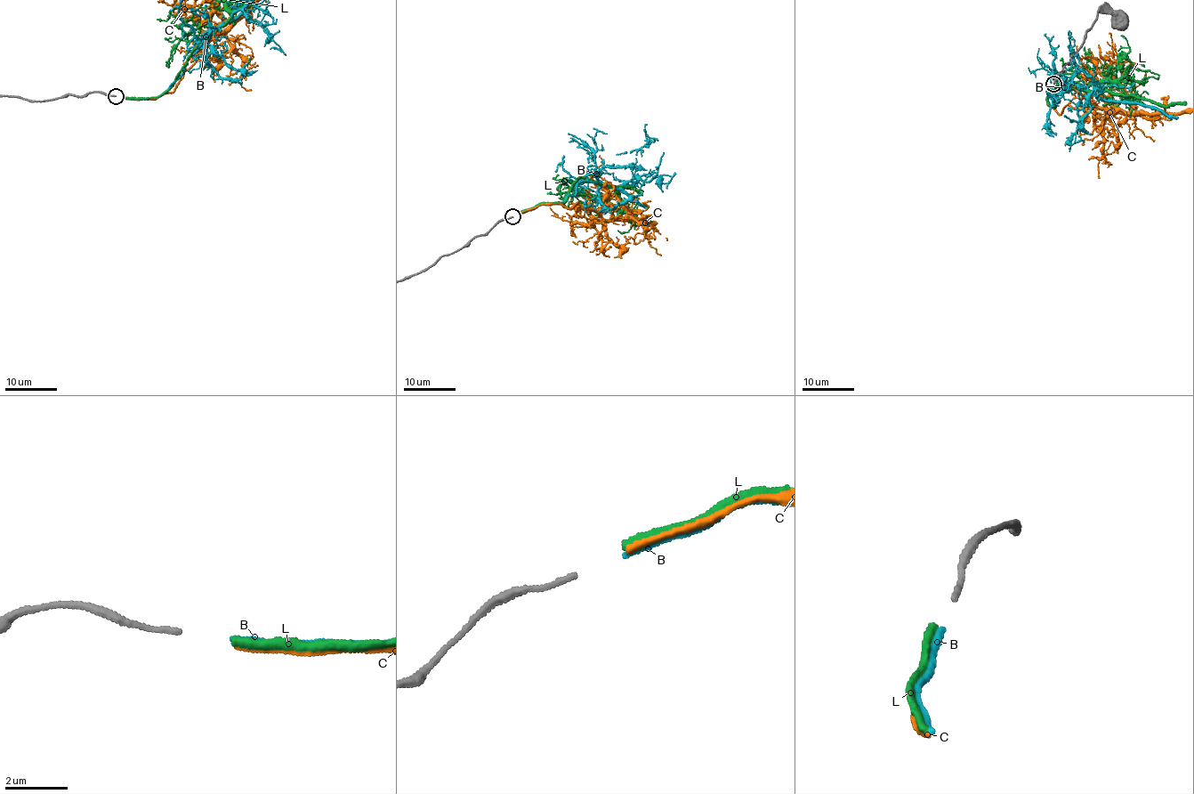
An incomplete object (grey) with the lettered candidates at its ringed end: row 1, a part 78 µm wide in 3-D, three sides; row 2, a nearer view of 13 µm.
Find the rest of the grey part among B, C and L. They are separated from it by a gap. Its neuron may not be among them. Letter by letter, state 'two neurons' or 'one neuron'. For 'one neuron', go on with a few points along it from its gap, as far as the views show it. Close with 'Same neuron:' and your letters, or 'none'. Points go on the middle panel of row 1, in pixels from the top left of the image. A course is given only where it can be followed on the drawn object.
B: two neurons
C: one neuron
L: two neurons
Same neuron: C

